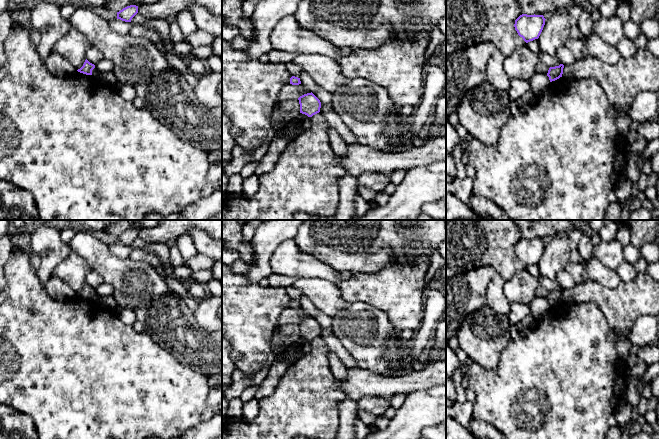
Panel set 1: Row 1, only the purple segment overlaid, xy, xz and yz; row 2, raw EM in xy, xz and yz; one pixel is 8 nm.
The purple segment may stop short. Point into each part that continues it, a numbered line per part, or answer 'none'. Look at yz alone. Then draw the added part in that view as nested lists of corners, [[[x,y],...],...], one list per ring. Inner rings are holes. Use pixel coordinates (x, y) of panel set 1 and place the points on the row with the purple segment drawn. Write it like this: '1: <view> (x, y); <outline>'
none

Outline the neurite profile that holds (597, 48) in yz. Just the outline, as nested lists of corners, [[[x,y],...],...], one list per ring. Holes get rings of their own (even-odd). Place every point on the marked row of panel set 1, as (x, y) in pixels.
[[[591,33],[586,37],[588,55],[606,64],[617,64],[621,58],[616,46],[611,46]]]

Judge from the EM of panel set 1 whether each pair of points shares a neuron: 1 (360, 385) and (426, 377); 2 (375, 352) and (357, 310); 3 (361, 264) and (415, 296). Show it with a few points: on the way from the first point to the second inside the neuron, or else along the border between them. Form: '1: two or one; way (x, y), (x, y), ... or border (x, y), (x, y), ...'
1: one; way (376, 385), (402, 385), (410, 382)
2: one; way (376, 342), (376, 333), (367, 320)
3: two; border (392, 257), (385, 266), (374, 272), (354, 273)

